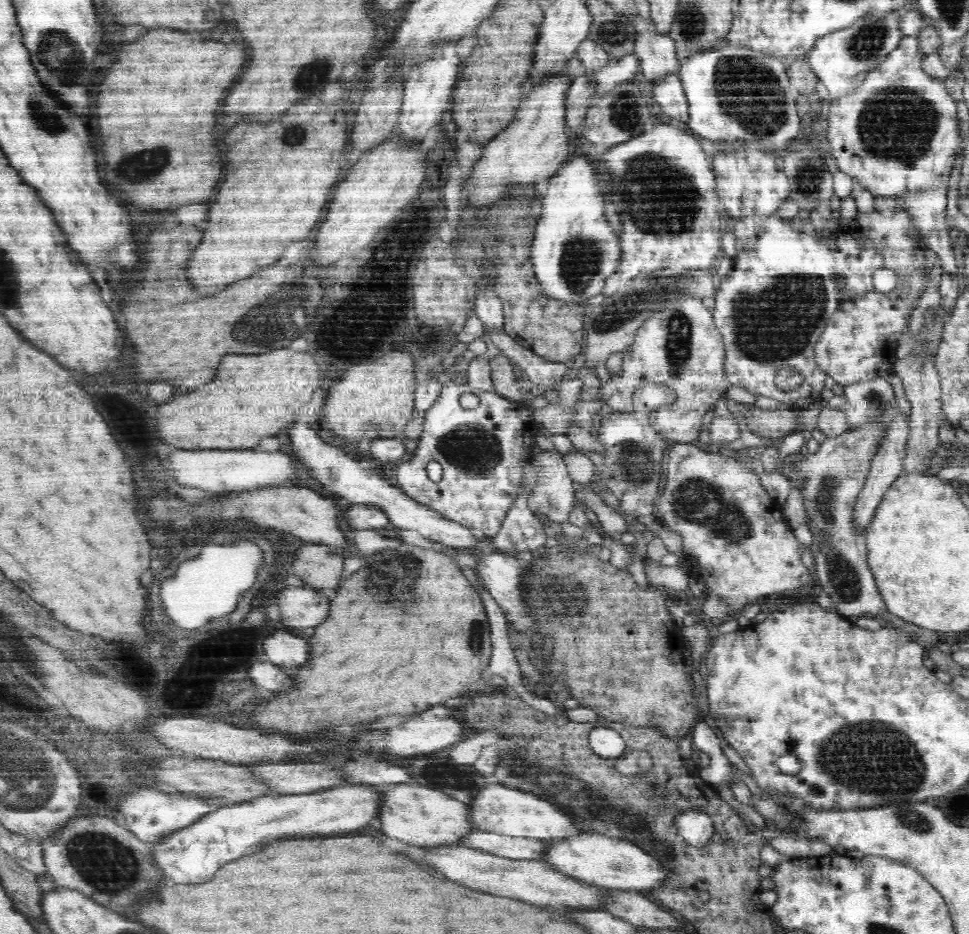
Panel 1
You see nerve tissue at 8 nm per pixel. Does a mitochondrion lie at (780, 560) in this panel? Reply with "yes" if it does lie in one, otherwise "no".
no

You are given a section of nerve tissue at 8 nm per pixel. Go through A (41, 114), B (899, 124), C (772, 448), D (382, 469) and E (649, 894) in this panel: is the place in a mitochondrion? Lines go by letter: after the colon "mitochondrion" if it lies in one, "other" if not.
A: mitochondrion
B: mitochondrion
C: other
D: other
E: other

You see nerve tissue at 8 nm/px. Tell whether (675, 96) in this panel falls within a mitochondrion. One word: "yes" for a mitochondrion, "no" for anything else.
no

